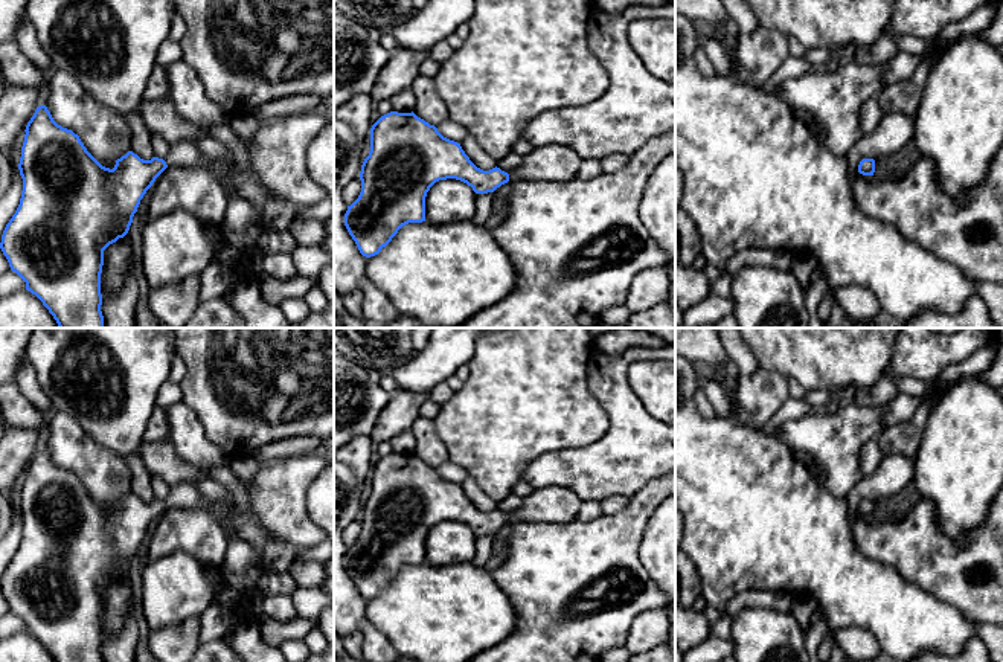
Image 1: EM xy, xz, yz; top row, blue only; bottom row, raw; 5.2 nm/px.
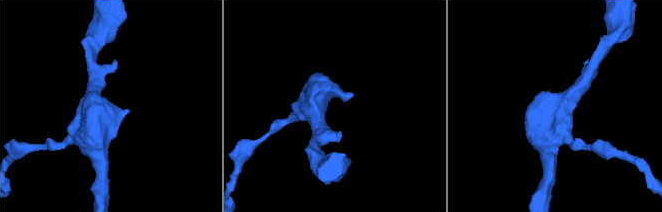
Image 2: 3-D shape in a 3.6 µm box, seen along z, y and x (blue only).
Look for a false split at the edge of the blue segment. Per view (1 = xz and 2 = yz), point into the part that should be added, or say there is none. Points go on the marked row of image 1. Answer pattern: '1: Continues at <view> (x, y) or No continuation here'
1: No continuation here
2: No continuation here

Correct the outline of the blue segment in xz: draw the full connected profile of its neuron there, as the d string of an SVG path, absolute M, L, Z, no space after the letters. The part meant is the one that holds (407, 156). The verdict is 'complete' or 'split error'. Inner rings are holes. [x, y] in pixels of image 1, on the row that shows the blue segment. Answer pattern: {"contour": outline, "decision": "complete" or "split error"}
{"contour": "M413 111L381 116L370 128L370 151L360 172L361 192L344 214L344 226L360 253L375 256L402 226L425 221L427 192L436 182L447 178L466 183L476 194L488 194L508 183L509 174L497 166L489 171L477 168L460 143L444 137Z", "decision": "complete"}

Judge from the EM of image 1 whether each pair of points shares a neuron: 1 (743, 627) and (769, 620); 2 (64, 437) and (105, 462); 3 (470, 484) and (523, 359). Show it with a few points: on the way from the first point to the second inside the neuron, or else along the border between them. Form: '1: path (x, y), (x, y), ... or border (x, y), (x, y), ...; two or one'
1: path (749, 627), (762, 626); one
2: path (75, 447), (95, 462); one
3: border (468, 475), (496, 502); two

